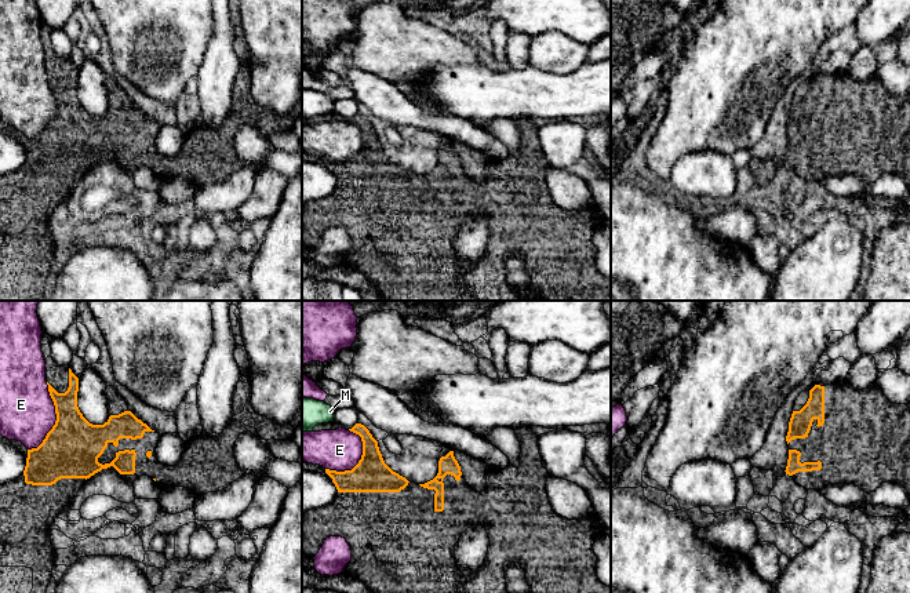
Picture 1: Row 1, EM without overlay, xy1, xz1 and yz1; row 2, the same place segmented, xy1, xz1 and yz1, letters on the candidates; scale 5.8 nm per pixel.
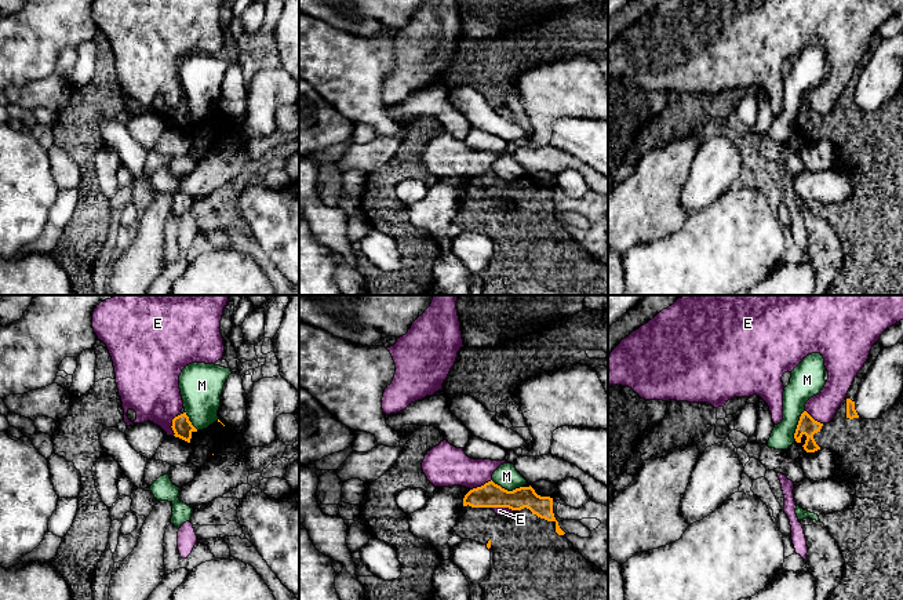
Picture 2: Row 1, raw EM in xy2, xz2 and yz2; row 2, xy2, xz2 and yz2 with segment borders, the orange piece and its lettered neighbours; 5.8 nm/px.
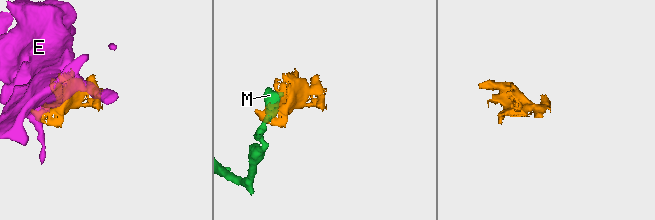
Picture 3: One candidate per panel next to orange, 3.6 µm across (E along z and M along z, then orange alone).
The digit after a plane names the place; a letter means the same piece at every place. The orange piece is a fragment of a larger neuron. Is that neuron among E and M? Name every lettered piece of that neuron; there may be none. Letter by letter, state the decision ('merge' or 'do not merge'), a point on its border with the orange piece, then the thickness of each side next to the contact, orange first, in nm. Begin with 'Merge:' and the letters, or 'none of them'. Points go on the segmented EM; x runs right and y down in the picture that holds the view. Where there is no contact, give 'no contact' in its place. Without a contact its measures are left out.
Merge: none of them
E: do not merge | xy1 (57, 419) | 340/320 nm
M: do not merge | xz2 (506, 490) | 140/140 nm

